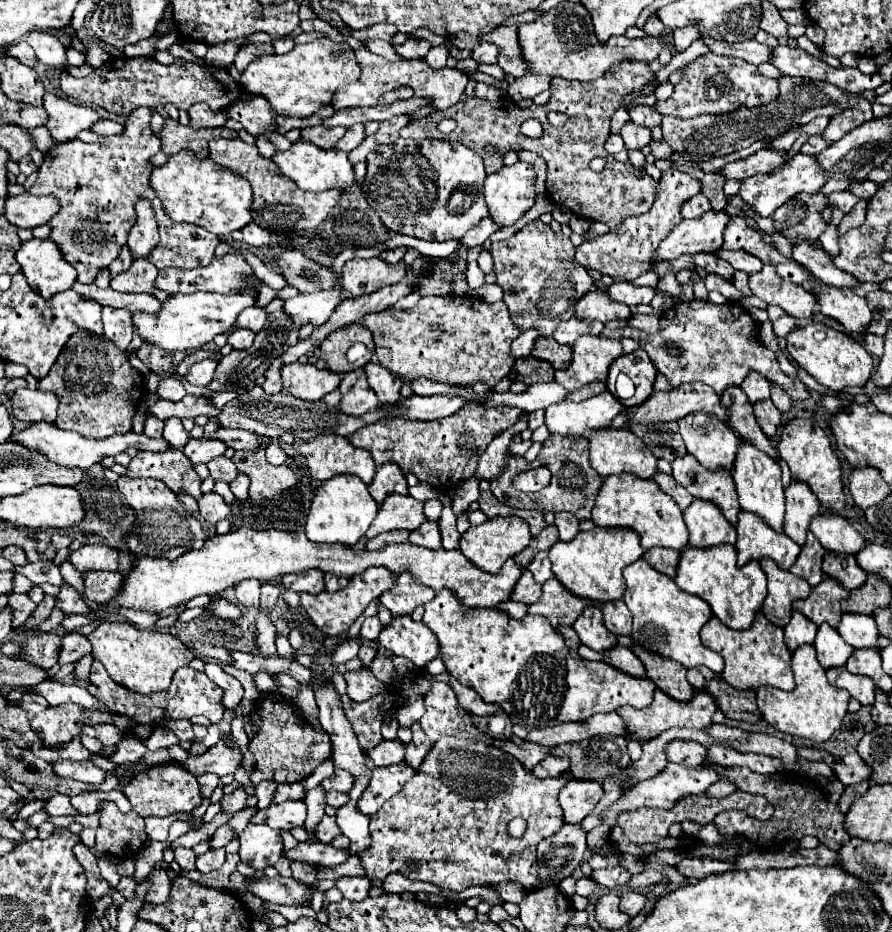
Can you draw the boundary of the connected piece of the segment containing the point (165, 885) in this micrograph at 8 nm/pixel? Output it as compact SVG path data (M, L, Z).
M155 868L155 870L149 874L147 880L151 882L151 888L149 888L147 896L145 896L145 902L151 902L151 904L163 904L163 902L167 900L169 892L171 892L171 878L167 876L165 870Z

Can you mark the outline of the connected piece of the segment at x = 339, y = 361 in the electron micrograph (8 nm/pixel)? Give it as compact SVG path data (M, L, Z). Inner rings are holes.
M351 324L351 326L345 326L345 328L339 328L335 332L331 332L319 346L321 350L321 360L325 362L327 370L335 372L335 374L347 374L347 372L353 372L357 368L363 368L365 364L369 364L371 356L373 356L373 350L375 350L375 344L373 344L373 336L371 332L361 326L361 324ZM355 342L363 342L367 346L367 354L361 362L347 362L345 358L345 352L349 346L353 346Z

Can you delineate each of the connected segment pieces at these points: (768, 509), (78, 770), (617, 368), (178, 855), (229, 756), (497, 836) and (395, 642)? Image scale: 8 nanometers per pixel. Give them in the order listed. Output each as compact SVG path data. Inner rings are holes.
M741 442L735 468L733 468L733 480L739 496L739 508L743 512L751 512L759 516L769 528L775 532L783 532L783 514L785 514L785 494L783 494L783 484L781 484L781 468L779 464L763 454L761 450L753 448L749 442Z
M63 762L63 764L53 764L53 770L63 778L81 780L87 784L101 784L101 780L105 780L107 776L107 772L97 768L93 762Z
M639 348L633 354L625 354L619 360L615 360L609 370L609 378L607 378L607 390L611 394L615 394L615 380L619 376L619 372L627 374L635 384L635 396L629 400L623 400L621 404L627 408L643 404L651 396L653 382L657 376L657 370L655 370L651 358L645 352L641 352L641 348Z
M177 848L177 850L175 850L175 862L179 862L179 866L181 866L183 870L193 870L195 858L197 858L195 852L189 850L189 848Z
M217 742L211 746L203 756L193 756L183 762L183 768L193 772L193 776L201 776L207 772L213 772L217 776L233 774L239 768L241 762L241 750L233 744L233 748L225 746L223 742Z
M441 738L425 756L415 776L405 788L387 800L379 812L371 816L371 848L361 852L359 860L369 880L385 880L389 874L399 872L409 880L421 880L461 892L469 886L493 886L501 880L517 880L527 890L541 888L537 880L537 858L535 848L541 838L549 838L563 826L563 812L557 802L559 790L569 782L571 776L539 780L533 772L527 772L511 754L487 742L467 742L457 738ZM515 816L527 820L527 830L521 838L507 834L507 824ZM409 860L419 864L419 870L409 870Z
M409 616L393 618L391 626L381 630L379 642L391 654L411 660L417 668L425 668L439 656L437 638L423 622L413 622Z

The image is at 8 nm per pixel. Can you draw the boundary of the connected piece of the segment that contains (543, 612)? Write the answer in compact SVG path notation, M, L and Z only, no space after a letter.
M551 578L551 580L547 580L543 584L541 600L527 606L527 614L531 614L531 616L537 614L537 616L547 618L553 628L557 628L557 626L573 626L577 616L589 604L593 604L593 602L571 596L571 592L567 592L561 586L559 580Z

